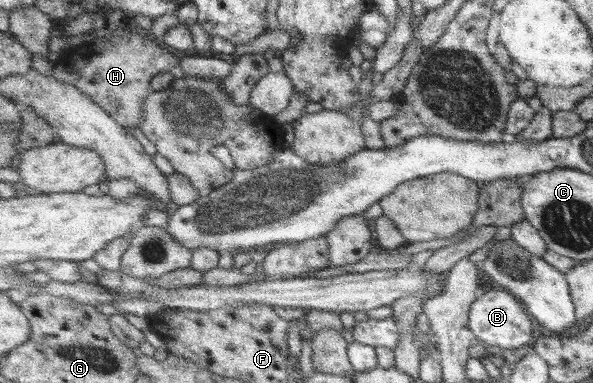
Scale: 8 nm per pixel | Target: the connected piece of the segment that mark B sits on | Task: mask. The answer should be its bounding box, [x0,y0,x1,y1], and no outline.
[468,287,533,355]

